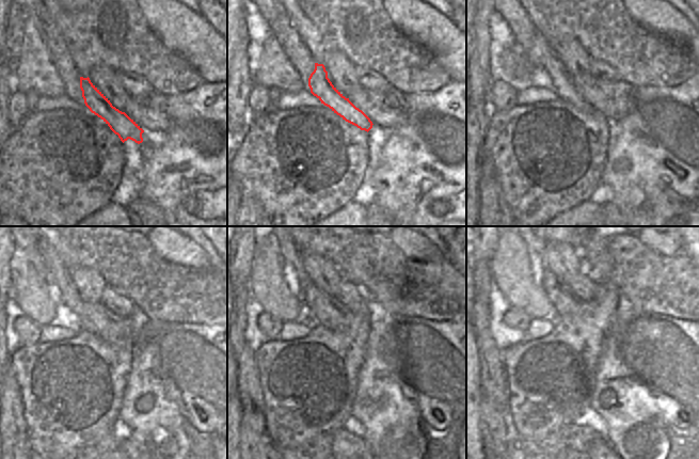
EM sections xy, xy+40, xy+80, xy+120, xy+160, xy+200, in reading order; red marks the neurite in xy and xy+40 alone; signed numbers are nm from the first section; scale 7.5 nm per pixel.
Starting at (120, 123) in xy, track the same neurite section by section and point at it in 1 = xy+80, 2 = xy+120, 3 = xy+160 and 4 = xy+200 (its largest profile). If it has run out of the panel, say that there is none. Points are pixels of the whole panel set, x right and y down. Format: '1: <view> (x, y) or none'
1: xy+80 (564, 88)
2: xy+120 (61, 286)
3: xy+160 (297, 277)
4: xy+200 (535, 248)

